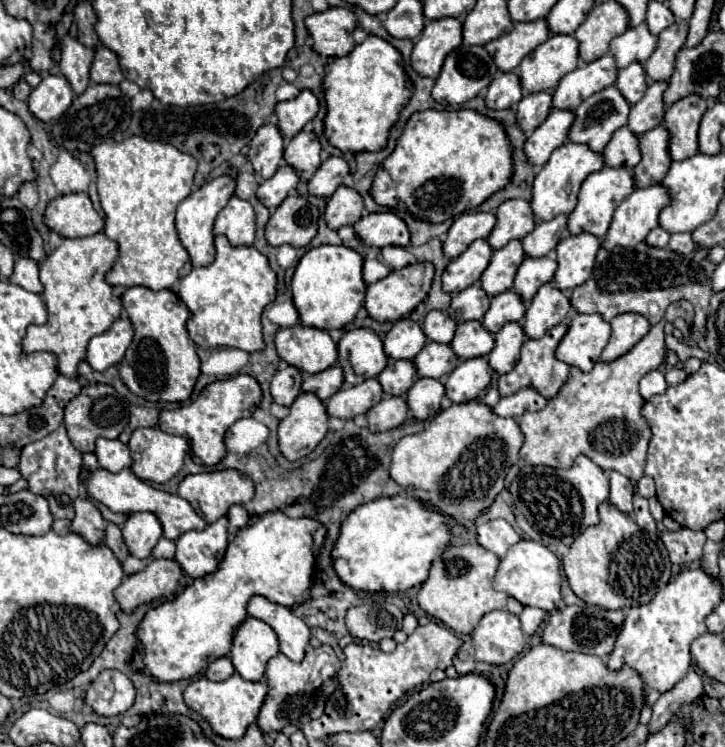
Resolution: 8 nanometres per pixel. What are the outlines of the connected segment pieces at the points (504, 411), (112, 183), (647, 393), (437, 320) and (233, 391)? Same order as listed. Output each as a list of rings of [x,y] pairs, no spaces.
[[[526,387],[526,389],[516,391],[514,395],[502,397],[494,409],[496,409],[496,413],[500,413],[500,417],[520,417],[526,411],[544,409],[546,403],[548,403],[548,399],[544,395],[540,395],[540,391],[536,391],[534,387]]]
[[[128,137],[128,141],[122,143],[102,143],[92,149],[94,163],[96,163],[96,175],[98,175],[98,197],[100,205],[106,213],[106,225],[104,233],[118,243],[120,257],[112,271],[106,275],[106,281],[110,285],[122,285],[122,287],[148,287],[152,291],[170,289],[178,281],[178,273],[184,267],[184,263],[190,259],[188,251],[184,249],[178,231],[176,231],[176,207],[180,201],[184,201],[192,191],[192,181],[196,173],[196,159],[188,153],[178,151],[170,143],[160,141],[146,141],[142,137]]]
[[[656,369],[652,373],[648,373],[642,381],[640,381],[640,393],[644,399],[650,399],[654,395],[660,395],[668,389],[668,381],[664,379],[664,371]]]
[[[434,309],[424,319],[424,333],[430,341],[450,343],[456,333],[456,321],[446,311]]]
[[[240,373],[230,379],[220,379],[204,387],[204,391],[198,395],[196,401],[182,405],[174,411],[162,411],[160,413],[160,429],[172,435],[186,437],[190,441],[192,459],[196,465],[214,467],[226,457],[226,441],[224,435],[230,429],[232,423],[244,417],[252,417],[252,413],[262,403],[262,389],[258,381],[252,375]]]

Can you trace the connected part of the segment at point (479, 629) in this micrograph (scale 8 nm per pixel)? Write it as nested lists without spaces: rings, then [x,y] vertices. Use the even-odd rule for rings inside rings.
[[[508,611],[486,613],[472,631],[476,661],[504,665],[524,649],[524,633],[516,615]]]

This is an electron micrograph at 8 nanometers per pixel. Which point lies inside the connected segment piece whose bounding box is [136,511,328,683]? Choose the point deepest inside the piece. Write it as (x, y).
(275, 554)

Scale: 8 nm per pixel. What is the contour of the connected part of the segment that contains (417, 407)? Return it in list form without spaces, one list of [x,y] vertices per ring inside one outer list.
[[[420,377],[408,391],[408,407],[416,419],[430,419],[440,411],[440,401],[446,395],[442,381],[432,377]]]

